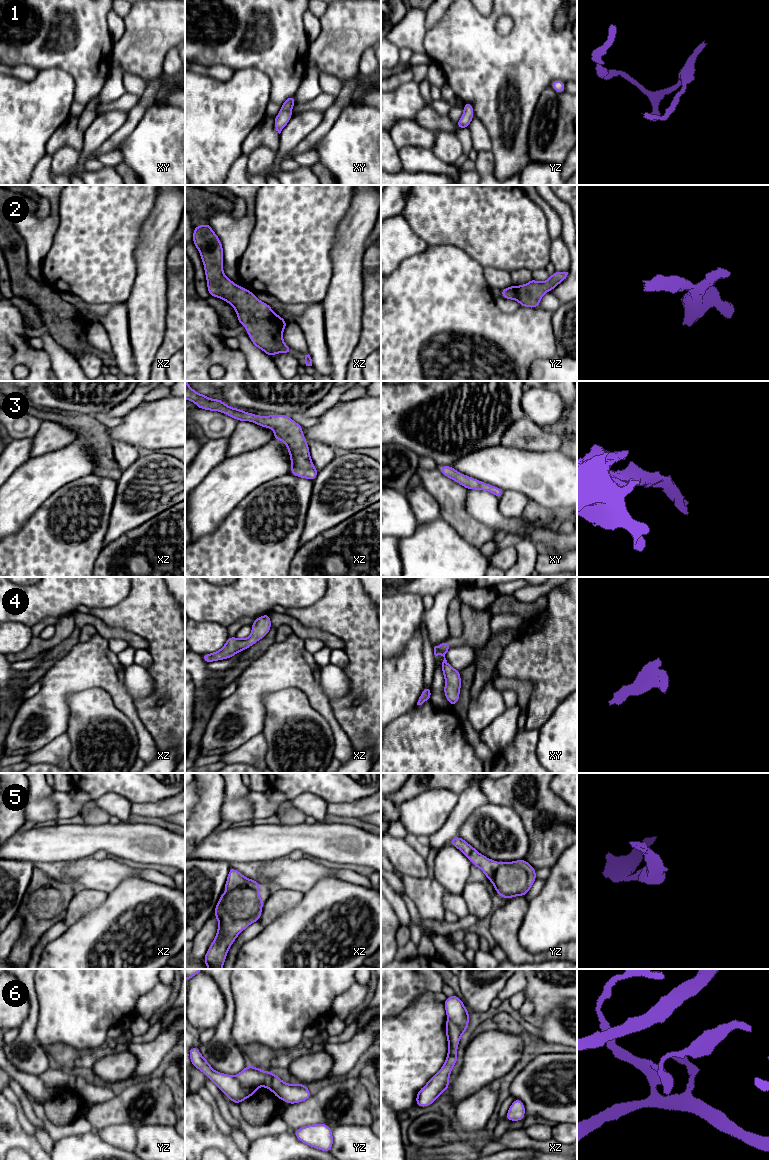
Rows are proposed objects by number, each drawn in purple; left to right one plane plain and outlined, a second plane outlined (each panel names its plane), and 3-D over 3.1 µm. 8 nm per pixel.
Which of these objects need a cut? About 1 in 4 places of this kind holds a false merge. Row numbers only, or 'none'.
6

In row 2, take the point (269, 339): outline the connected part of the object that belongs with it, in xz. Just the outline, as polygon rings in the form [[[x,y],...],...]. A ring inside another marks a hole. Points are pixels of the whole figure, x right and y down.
[[[208,222],[194,226],[193,243],[204,265],[210,296],[223,299],[234,307],[239,324],[246,327],[255,347],[269,357],[279,353],[291,354],[292,349],[283,341],[287,321],[277,315],[270,305],[260,301],[255,293],[225,276],[223,246]]]

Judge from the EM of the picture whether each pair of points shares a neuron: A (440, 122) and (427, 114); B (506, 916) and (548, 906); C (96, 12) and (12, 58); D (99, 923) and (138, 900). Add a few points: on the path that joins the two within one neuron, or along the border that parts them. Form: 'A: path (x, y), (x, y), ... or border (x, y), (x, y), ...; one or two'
A: path (437, 122), (430, 117); one
B: border (529, 901), (527, 912), (518, 933); two
C: path (75, 24), (33, 40); one
D: path (109, 923), (124, 909), (128, 908); one

